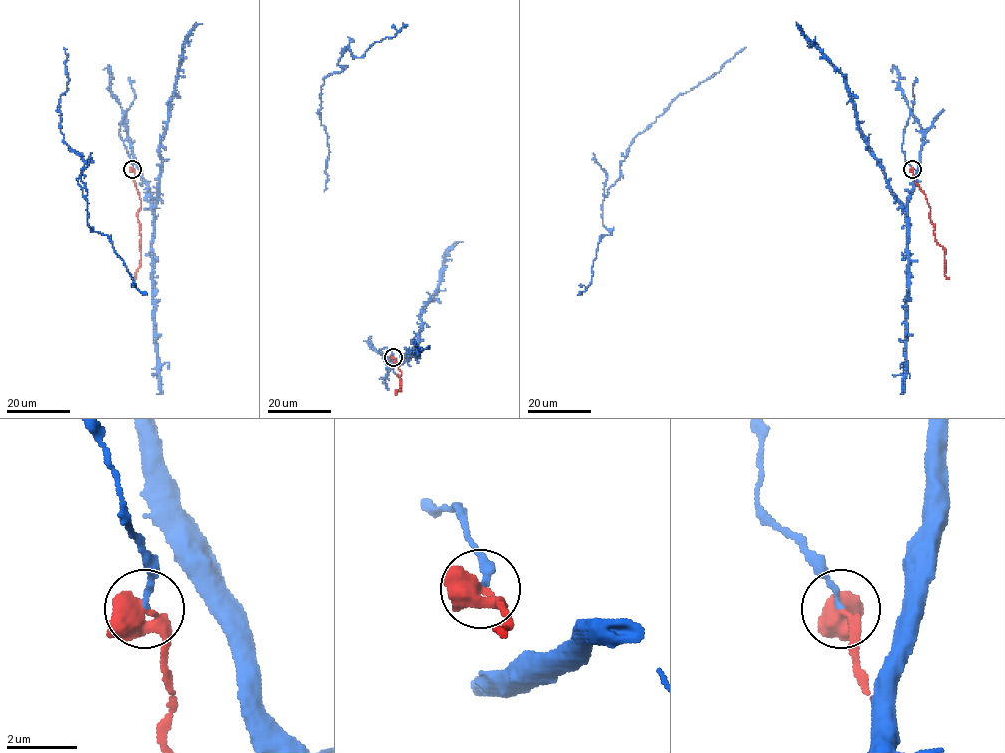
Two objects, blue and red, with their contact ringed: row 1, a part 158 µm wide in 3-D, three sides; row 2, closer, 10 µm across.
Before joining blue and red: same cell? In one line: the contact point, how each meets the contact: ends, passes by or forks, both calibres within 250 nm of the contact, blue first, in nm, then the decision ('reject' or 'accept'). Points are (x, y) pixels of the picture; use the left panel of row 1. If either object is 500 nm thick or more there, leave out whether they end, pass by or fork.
at (132, 169); 140 nm thick on the blue side, 550 nm on the other; accept

